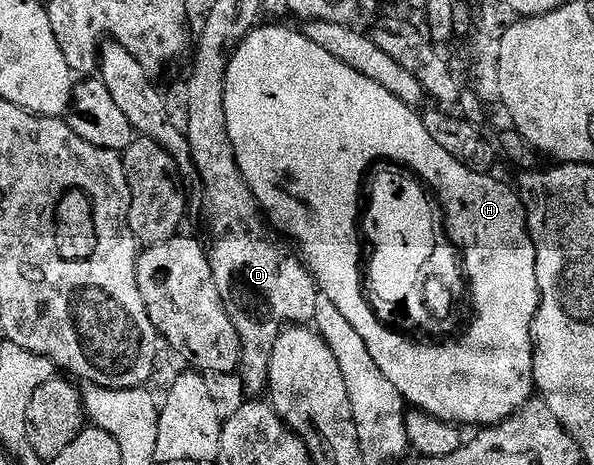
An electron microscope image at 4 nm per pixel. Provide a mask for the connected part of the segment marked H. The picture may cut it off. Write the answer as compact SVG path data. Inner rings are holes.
M263 23L252 29L249 36L235 50L225 75L225 123L229 127L229 139L233 143L239 170L243 172L247 186L259 200L259 207L268 222L284 238L290 239L297 246L303 263L315 278L322 296L333 299L333 307L337 307L337 311L341 311L341 315L345 315L350 325L361 334L361 339L365 339L365 347L369 347L369 355L373 355L377 367L385 371L385 379L389 379L389 383L397 387L397 391L408 406L423 410L441 421L451 422L458 427L495 425L498 421L503 421L509 415L516 413L525 402L532 400L536 392L533 330L535 316L539 310L539 284L535 244L531 232L527 230L527 211L519 200L518 192L512 186L510 189L509 186L502 185L497 178L491 177L492 175L476 173L470 165L453 159L453 155L449 155L449 151L439 146L429 136L429 131L425 131L422 116L411 117L411 113L412 110L405 107L403 102L395 100L389 91L385 91L385 87L381 87L381 83L373 83L373 79L365 79L365 75L353 71L353 67L345 67L341 59L333 59L329 51L317 47L317 43L309 40L306 32L299 30L298 33L297 30L286 29L283 25ZM413 147L415 147L415 185L407 177L389 175L399 171L385 171L385 175L377 179L373 191L373 173L381 173L381 169L377 167L373 169L375 165L373 161L399 161ZM421 193L425 193L427 201L431 201L431 213ZM447 244L451 244L463 256L463 269L467 272L467 285L471 288L472 317L467 330L460 337L451 337L448 341L443 341L444 322L436 317L425 315L425 302L421 291L427 286L428 281L446 289L452 288L451 280L455 277L455 269L451 266L450 255L443 253L443 245Z

